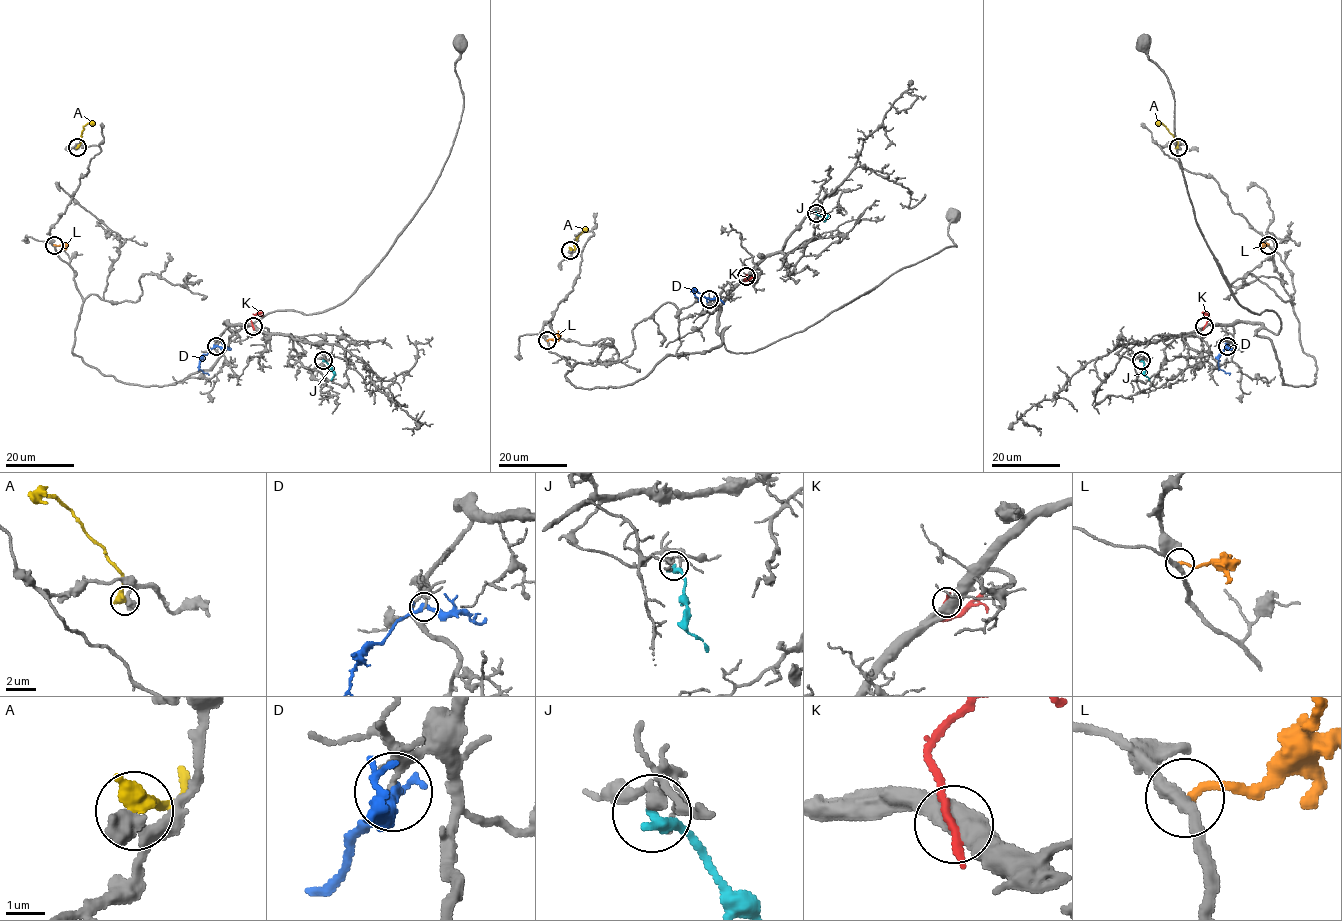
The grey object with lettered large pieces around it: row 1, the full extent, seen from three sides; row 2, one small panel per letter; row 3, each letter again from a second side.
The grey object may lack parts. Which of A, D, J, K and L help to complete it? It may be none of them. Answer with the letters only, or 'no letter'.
no letter

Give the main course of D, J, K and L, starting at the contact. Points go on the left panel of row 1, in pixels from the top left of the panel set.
D: (216, 345), (199, 365), (209, 375)
J: (323, 360), (334, 375), (331, 380)
K: (253, 326), (251, 319), (257, 314), (262, 316)
L: (54, 245), (61, 245), (66, 250)

